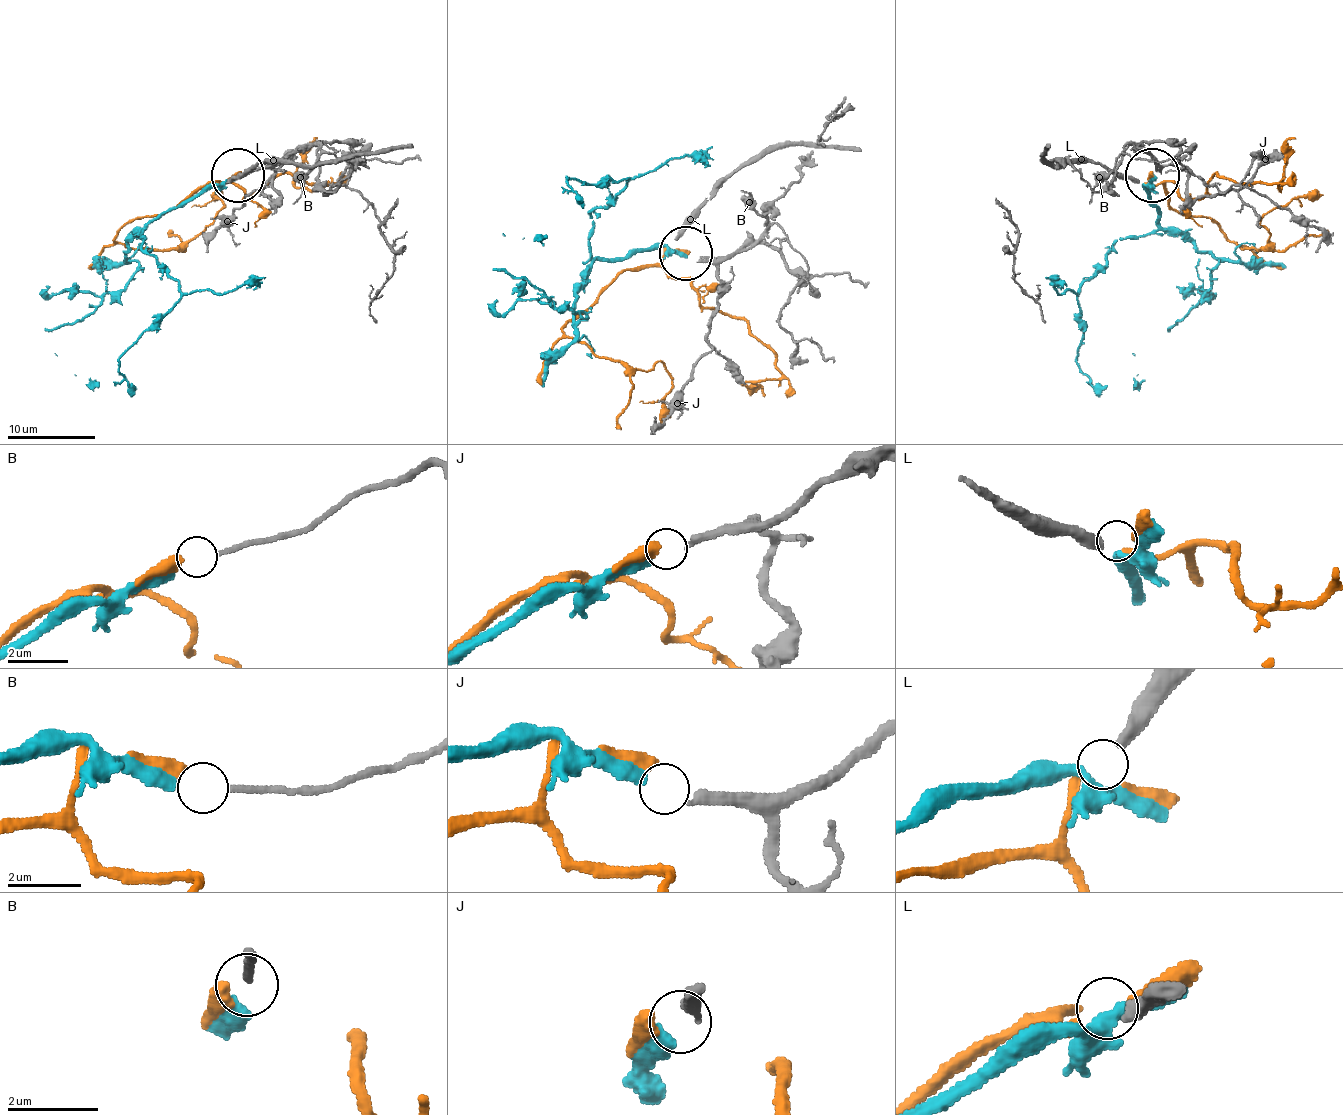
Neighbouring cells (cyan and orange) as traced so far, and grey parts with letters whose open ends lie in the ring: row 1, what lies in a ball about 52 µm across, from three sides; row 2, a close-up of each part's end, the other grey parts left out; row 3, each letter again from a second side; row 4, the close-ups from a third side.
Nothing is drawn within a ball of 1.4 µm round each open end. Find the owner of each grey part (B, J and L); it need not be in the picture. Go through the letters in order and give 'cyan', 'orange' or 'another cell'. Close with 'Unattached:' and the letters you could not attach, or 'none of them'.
B: orange
J: cyan
L: another cell
Unattached: L

